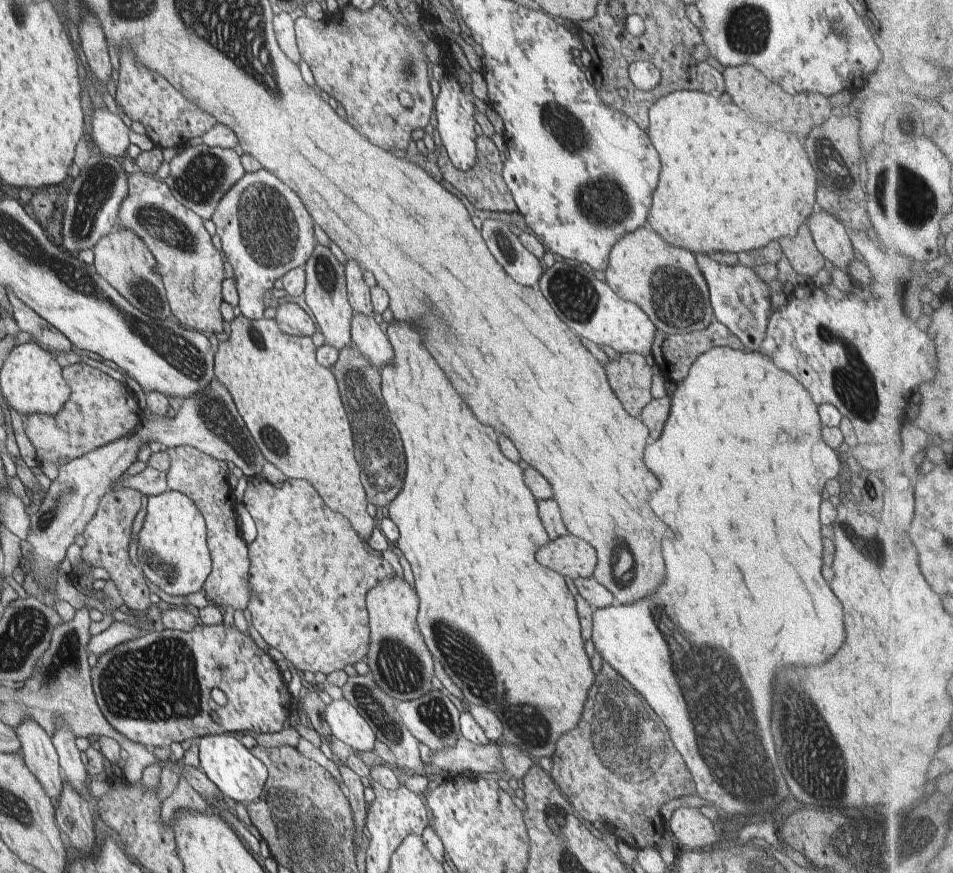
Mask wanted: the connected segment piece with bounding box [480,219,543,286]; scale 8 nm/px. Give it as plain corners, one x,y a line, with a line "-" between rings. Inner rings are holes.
484,219
482,238
498,264
520,284
534,286
542,276
540,260
528,251
518,235
510,231
509,224
497,219

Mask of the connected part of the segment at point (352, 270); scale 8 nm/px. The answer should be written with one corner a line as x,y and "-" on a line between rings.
348,259
344,266
351,307
356,313
372,317
374,310
371,303
371,288
366,284
363,277
363,268
352,259

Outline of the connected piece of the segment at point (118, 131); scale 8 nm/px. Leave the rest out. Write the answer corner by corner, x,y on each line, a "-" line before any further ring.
92,108
88,116
90,133
102,154
121,159
130,146
130,127
126,126
118,114
106,109

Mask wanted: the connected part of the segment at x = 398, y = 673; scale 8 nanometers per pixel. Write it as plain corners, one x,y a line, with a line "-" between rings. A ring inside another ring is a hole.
394,575
367,592
366,604
370,632
369,651
364,660
370,667
374,682
389,694
394,703
417,699
430,692
434,688
434,664
417,621
419,598
415,588
404,577

